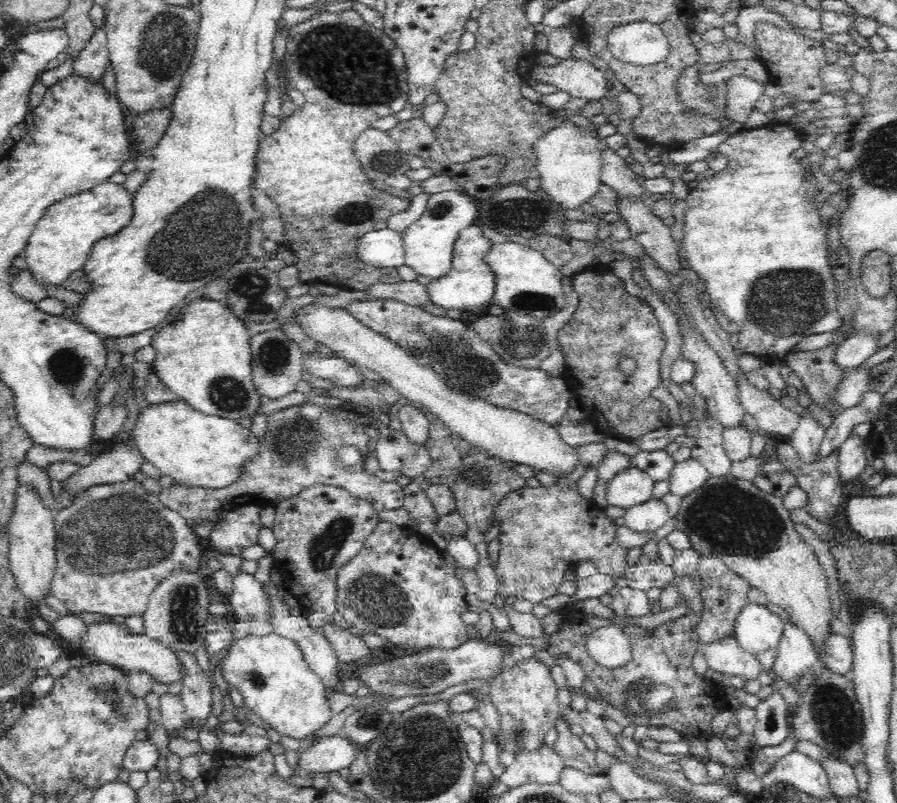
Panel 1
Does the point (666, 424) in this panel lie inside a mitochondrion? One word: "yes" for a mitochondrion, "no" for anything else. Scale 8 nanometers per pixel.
no

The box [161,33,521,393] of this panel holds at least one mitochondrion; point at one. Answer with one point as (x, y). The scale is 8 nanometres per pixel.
(251, 289)

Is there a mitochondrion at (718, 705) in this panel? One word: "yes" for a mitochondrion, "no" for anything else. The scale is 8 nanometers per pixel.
no

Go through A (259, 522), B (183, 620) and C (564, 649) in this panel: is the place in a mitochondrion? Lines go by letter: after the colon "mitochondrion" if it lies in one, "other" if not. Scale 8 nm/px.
A: other
B: mitochondrion
C: other

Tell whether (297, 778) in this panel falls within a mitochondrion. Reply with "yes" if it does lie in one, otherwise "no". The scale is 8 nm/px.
no

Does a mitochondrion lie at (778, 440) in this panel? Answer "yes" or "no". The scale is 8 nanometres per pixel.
no

